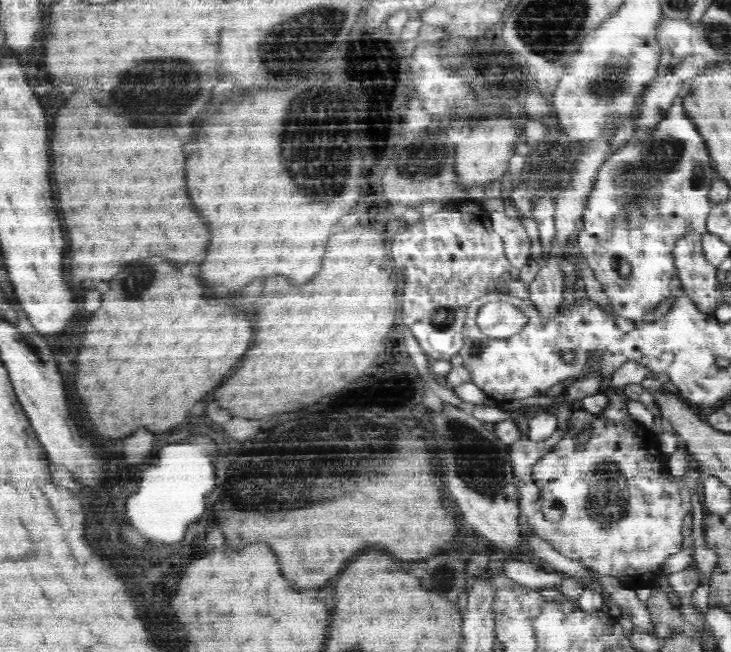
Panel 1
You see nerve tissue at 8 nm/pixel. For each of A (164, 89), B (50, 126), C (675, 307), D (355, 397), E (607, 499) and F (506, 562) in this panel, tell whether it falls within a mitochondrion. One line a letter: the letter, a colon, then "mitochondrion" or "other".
A: mitochondrion
B: other
C: other
D: other
E: mitochondrion
F: other

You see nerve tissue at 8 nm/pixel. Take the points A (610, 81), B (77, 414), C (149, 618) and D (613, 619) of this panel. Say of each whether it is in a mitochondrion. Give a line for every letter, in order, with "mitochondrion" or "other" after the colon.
A: mitochondrion
B: other
C: other
D: other

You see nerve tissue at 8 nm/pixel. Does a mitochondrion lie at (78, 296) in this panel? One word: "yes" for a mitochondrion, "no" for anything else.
no

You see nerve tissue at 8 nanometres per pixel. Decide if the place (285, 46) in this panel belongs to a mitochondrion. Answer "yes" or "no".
yes

